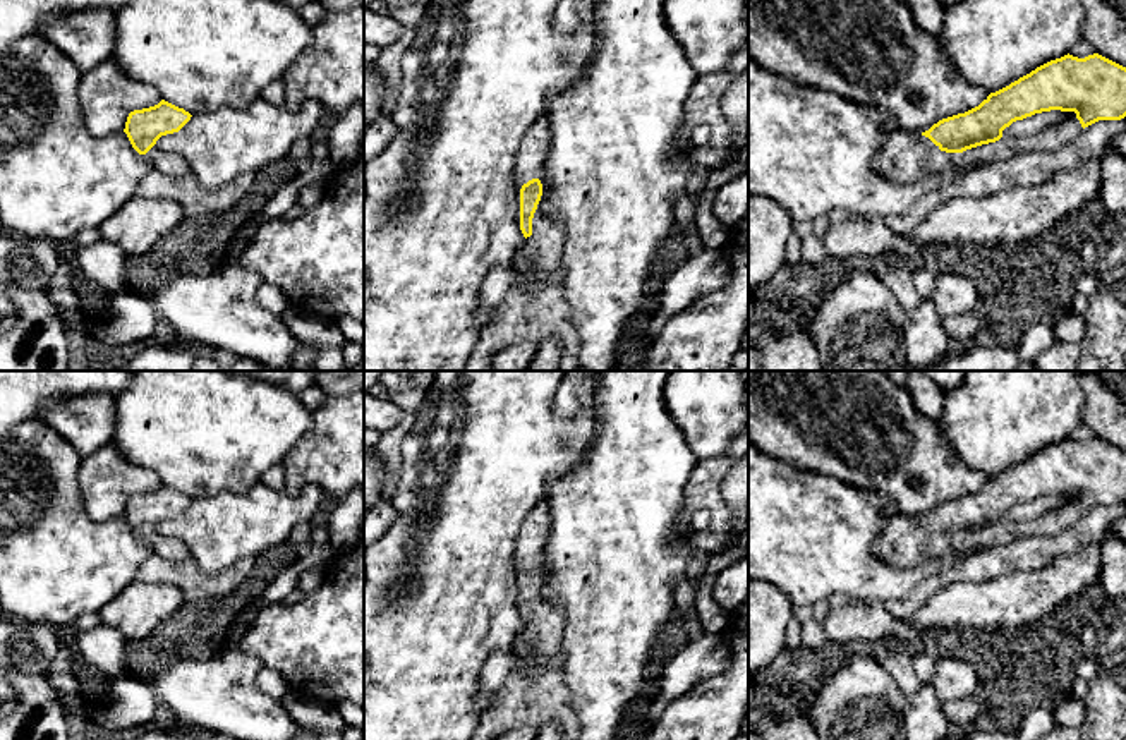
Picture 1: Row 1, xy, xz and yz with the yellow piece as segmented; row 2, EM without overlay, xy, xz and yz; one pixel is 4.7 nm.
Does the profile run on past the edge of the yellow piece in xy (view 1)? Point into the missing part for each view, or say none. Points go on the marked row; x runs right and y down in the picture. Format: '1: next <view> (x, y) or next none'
1: next none

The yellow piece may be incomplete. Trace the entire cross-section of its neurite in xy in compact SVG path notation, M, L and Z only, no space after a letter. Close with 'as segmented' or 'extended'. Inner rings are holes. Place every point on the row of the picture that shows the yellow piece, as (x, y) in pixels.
M165 100L158 105L129 113L124 132L139 155L146 155L161 136L179 132L191 113Z | as segmented

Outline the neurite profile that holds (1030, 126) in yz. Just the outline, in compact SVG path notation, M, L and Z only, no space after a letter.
M1061 110L1042 112L1026 117L1023 120L1013 122L1009 127L1002 130L1002 136L1033 137L1044 129L1071 118L1076 118L1075 112L1061 112Z

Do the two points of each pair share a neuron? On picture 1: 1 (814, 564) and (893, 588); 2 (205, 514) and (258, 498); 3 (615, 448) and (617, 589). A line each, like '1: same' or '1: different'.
1: same
2: same
3: same

